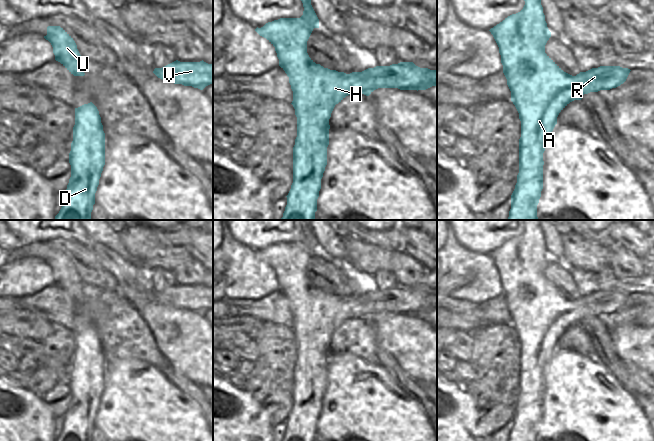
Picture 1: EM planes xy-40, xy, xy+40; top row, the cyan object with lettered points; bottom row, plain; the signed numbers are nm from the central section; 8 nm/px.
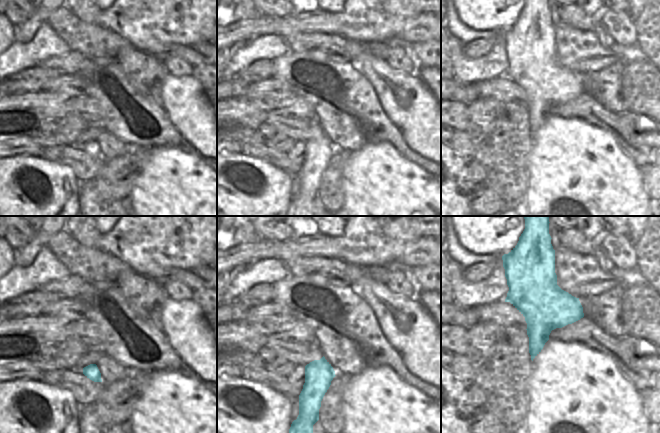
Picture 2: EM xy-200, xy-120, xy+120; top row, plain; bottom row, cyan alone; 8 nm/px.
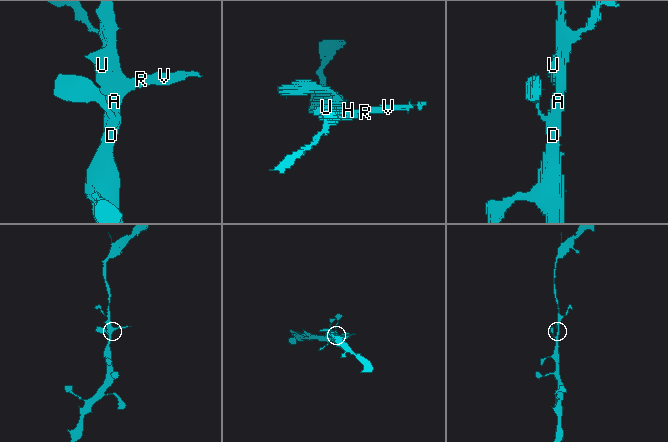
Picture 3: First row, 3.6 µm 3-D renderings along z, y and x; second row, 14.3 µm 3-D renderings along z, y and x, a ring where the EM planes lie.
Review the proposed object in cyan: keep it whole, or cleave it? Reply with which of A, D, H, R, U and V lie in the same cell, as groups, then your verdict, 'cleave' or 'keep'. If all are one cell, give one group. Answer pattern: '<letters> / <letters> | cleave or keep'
A D H R U V | keep

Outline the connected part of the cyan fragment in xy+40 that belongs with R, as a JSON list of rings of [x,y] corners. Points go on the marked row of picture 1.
[[[524,0],[523,9],[508,16],[491,28],[501,55],[503,73],[511,91],[521,121],[519,139],[519,173],[511,195],[511,209],[507,220],[538,220],[537,205],[543,189],[543,153],[545,145],[557,124],[559,113],[584,94],[610,90],[623,84],[630,69],[620,66],[600,66],[572,76],[564,72],[546,53],[545,45],[551,37],[541,0]]]

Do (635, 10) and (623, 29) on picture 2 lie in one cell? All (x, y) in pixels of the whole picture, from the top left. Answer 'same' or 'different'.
different

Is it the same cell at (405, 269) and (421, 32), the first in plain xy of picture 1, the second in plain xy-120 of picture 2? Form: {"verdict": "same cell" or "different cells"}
{"verdict": "different cells"}

